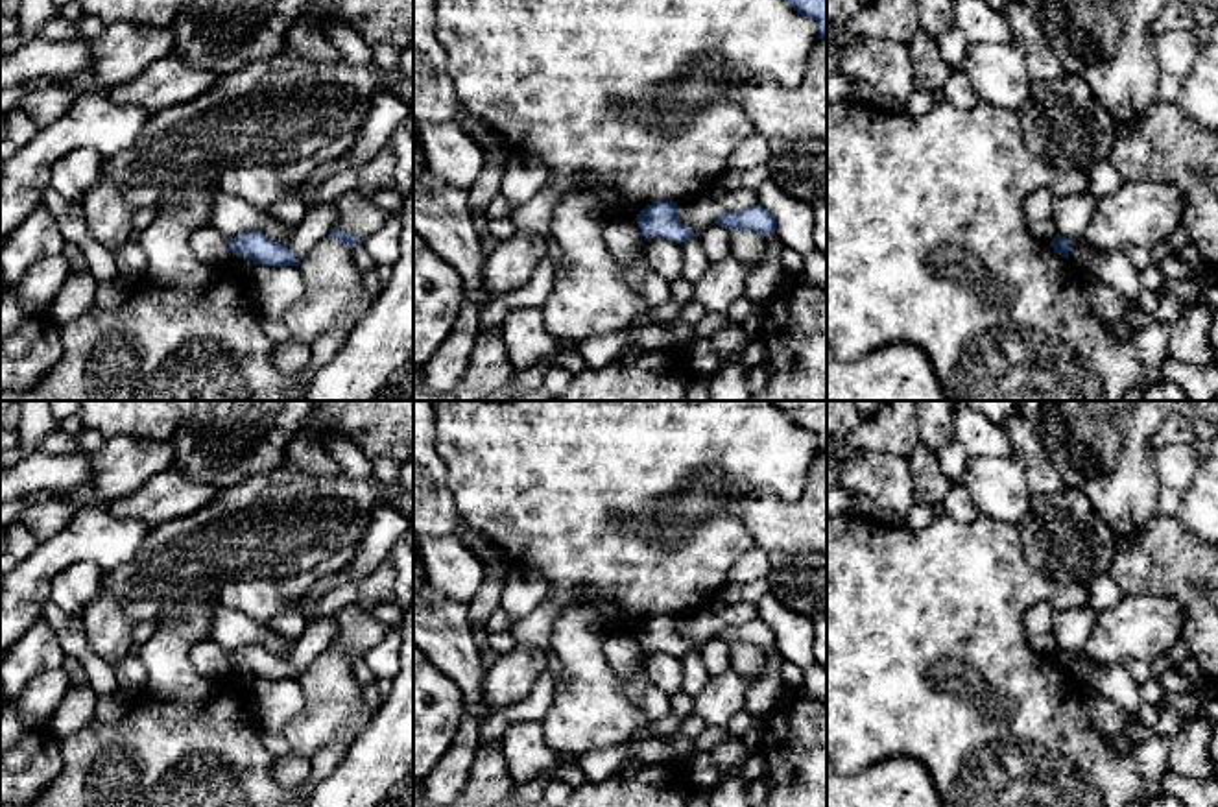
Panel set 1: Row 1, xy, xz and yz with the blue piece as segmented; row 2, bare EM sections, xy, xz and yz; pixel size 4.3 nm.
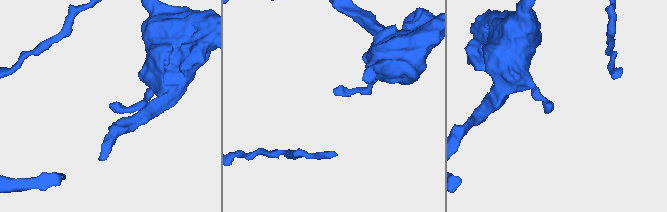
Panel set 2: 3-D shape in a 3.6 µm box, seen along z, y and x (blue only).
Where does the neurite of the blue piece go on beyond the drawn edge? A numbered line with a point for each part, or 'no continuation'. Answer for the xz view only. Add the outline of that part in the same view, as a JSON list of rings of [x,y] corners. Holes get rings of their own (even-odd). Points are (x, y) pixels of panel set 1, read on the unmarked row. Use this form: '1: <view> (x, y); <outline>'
no continuation

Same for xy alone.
no continuation

